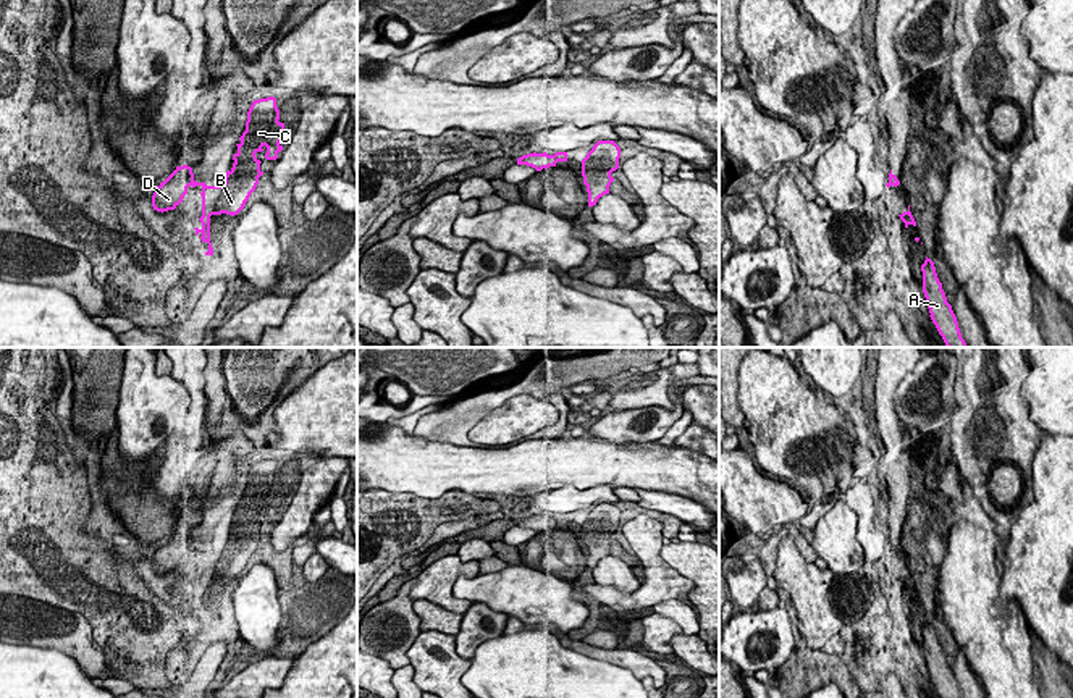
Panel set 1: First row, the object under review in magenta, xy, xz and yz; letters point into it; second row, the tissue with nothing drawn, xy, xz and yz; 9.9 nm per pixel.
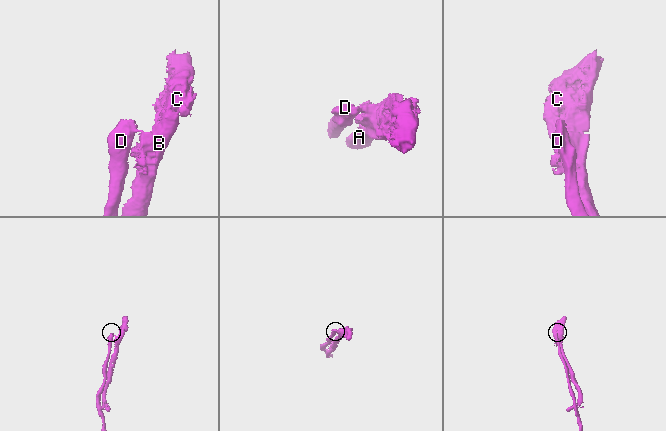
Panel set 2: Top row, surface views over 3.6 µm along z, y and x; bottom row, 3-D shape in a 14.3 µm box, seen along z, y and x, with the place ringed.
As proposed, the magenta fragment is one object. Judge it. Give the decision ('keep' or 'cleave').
cleave

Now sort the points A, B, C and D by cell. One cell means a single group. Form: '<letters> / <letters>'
A B C / D

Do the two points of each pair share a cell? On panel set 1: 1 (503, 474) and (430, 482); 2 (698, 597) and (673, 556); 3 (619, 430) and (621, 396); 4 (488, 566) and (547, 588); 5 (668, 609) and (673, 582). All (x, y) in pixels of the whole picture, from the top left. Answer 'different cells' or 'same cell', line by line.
1: same cell
2: same cell
3: different cells
4: different cells
5: different cells

